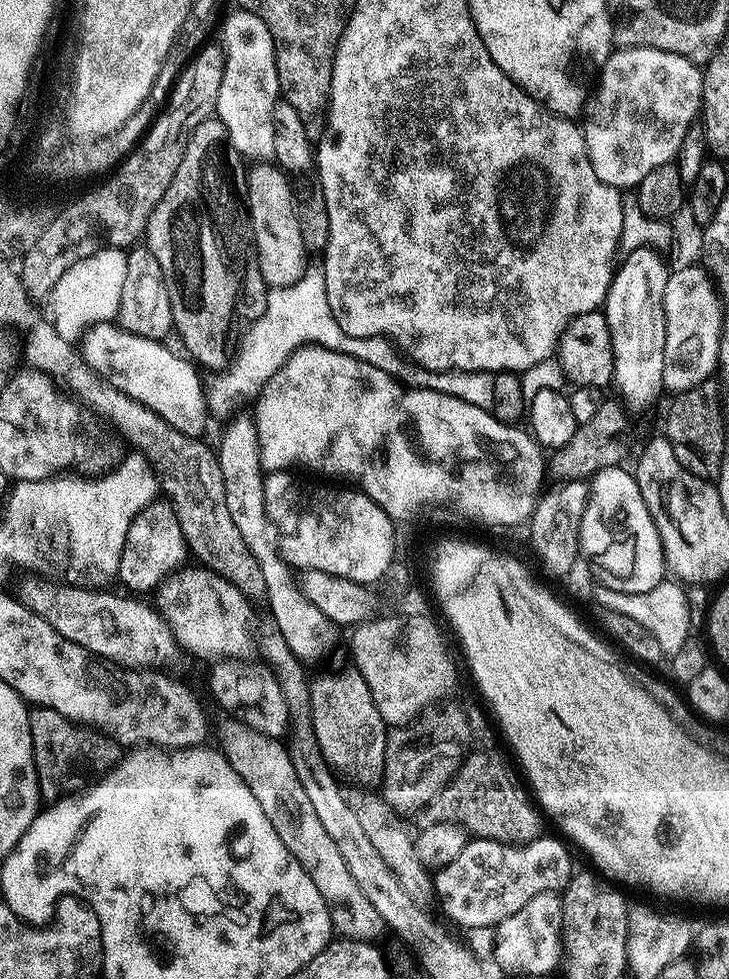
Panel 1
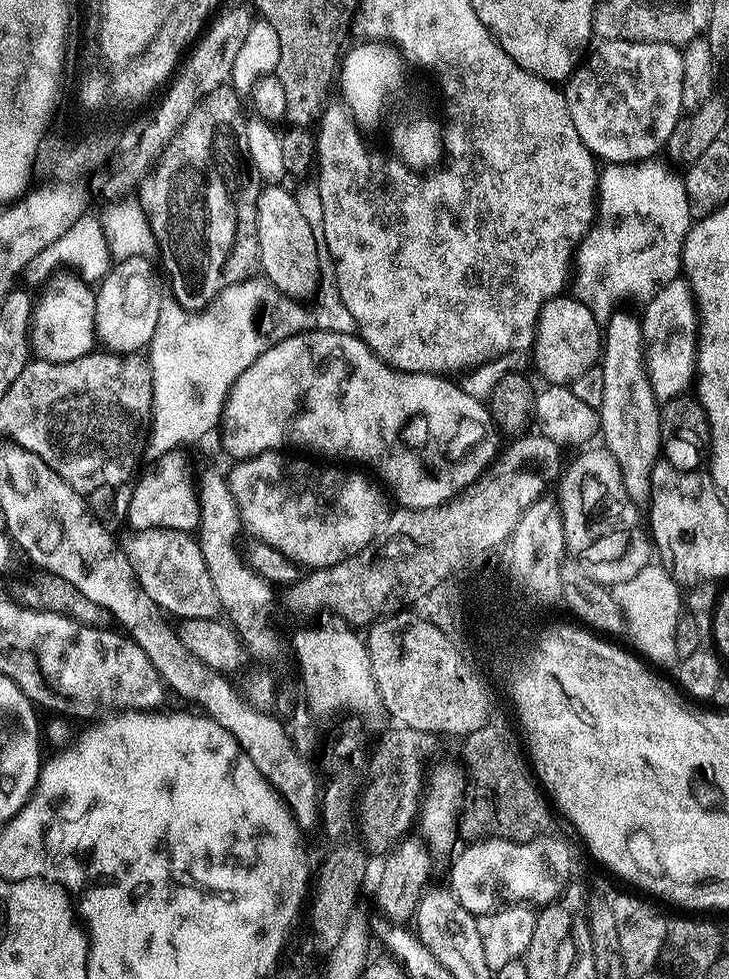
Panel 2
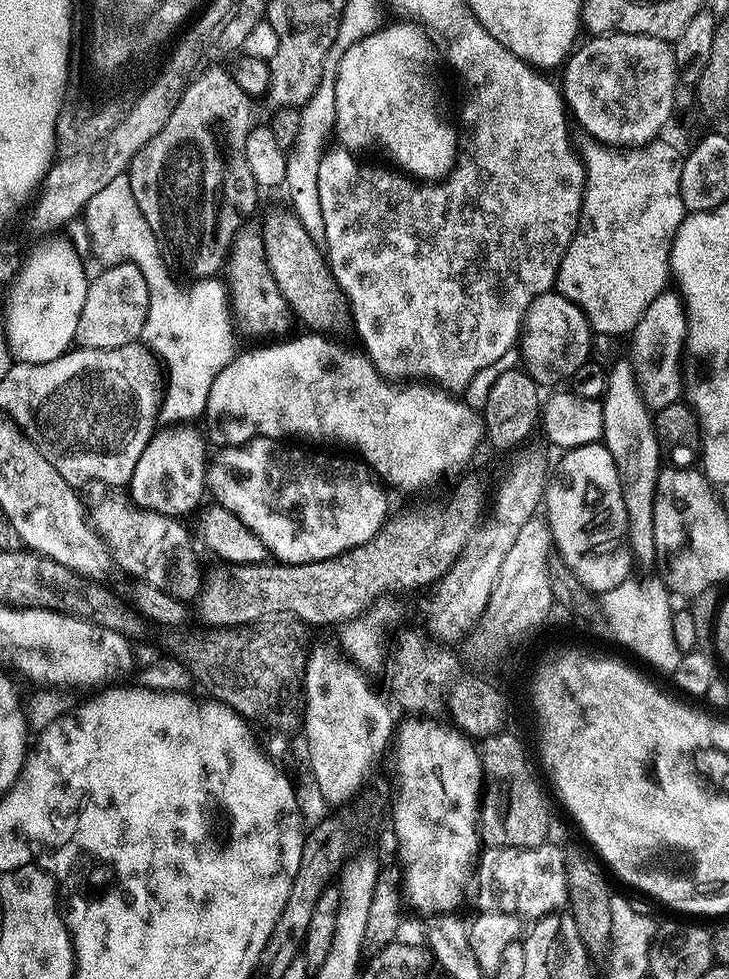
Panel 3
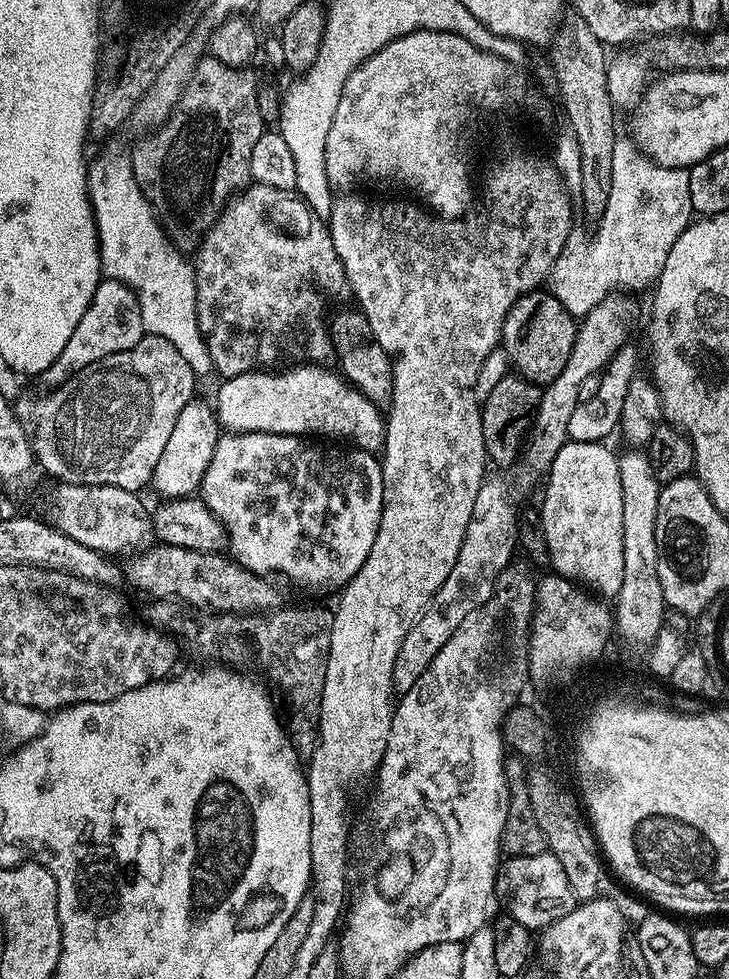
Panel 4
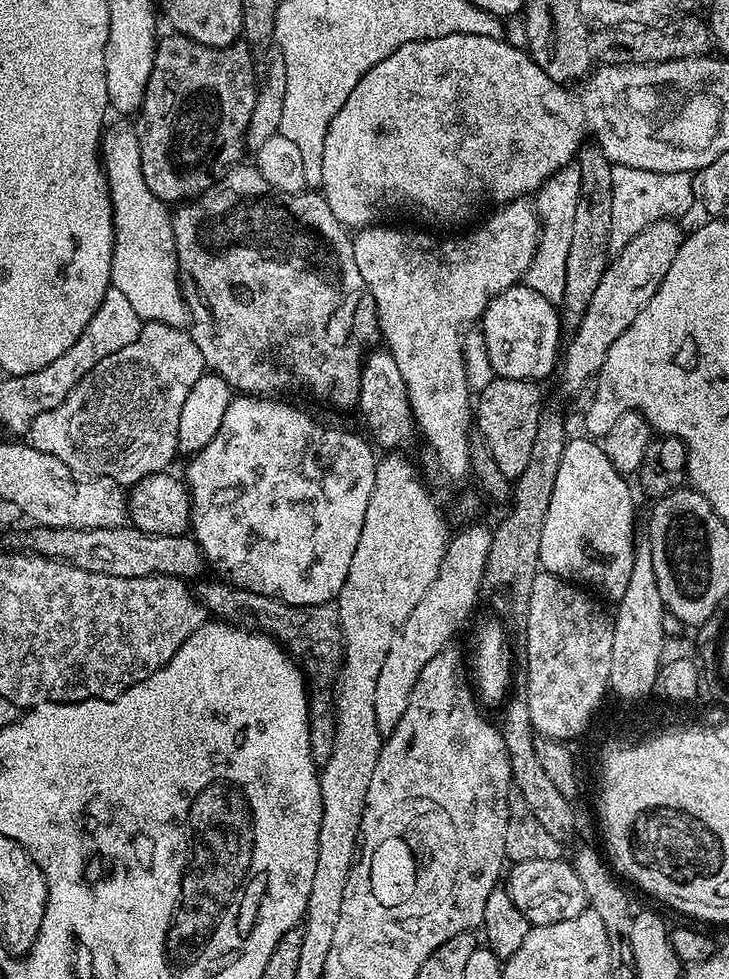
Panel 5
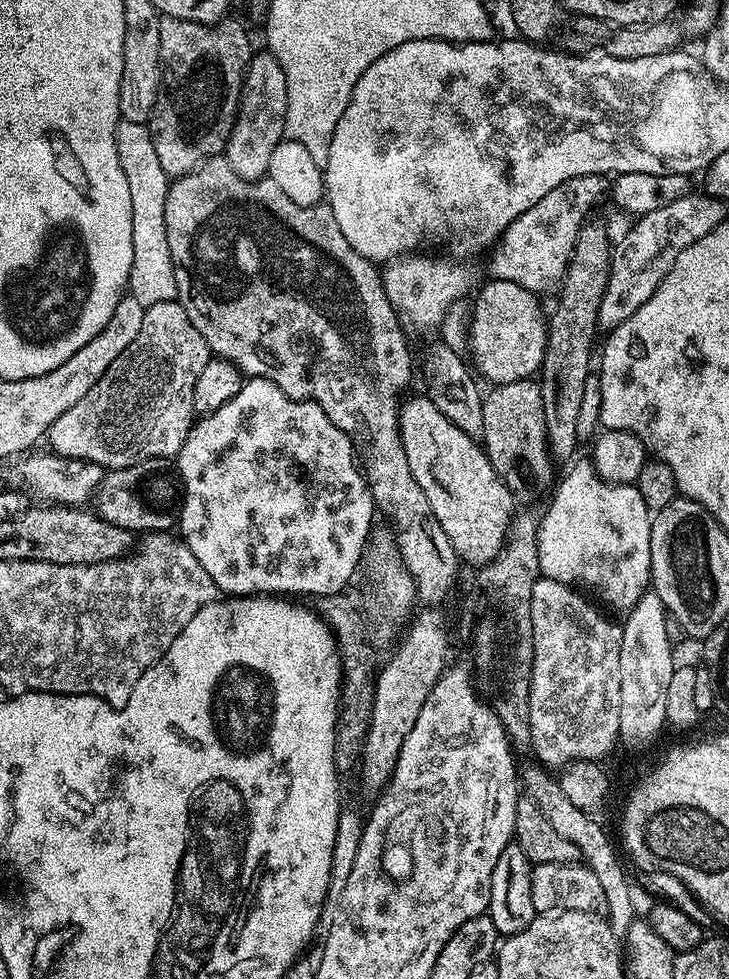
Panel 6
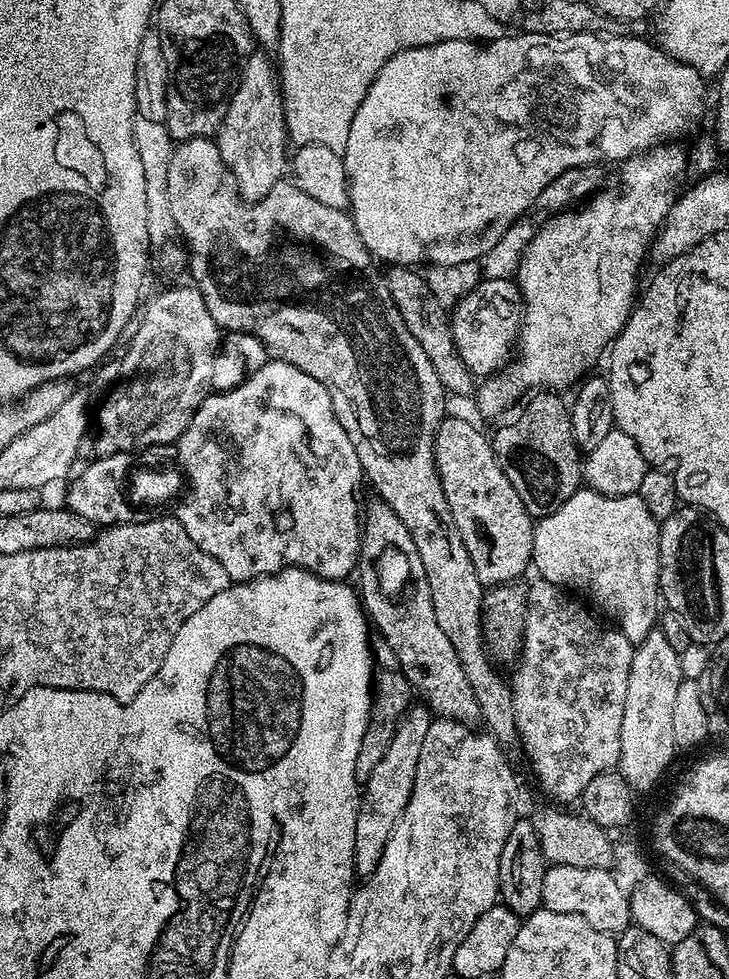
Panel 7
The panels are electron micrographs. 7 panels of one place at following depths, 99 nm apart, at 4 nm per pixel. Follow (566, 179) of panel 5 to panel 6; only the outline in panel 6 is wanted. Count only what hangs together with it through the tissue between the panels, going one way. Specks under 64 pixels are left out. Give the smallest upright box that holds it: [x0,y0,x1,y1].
[490,176,598,296]

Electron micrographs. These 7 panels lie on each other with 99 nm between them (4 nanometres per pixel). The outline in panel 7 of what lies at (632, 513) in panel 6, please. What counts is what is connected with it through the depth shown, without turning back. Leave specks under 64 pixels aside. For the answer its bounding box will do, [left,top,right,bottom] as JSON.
[530,486,660,646]

